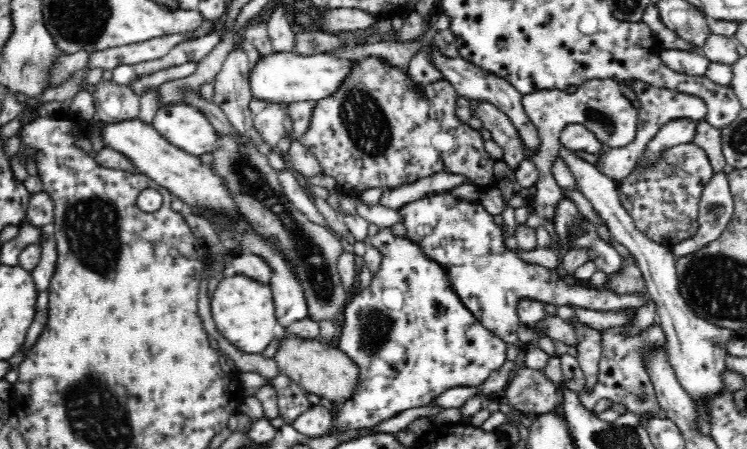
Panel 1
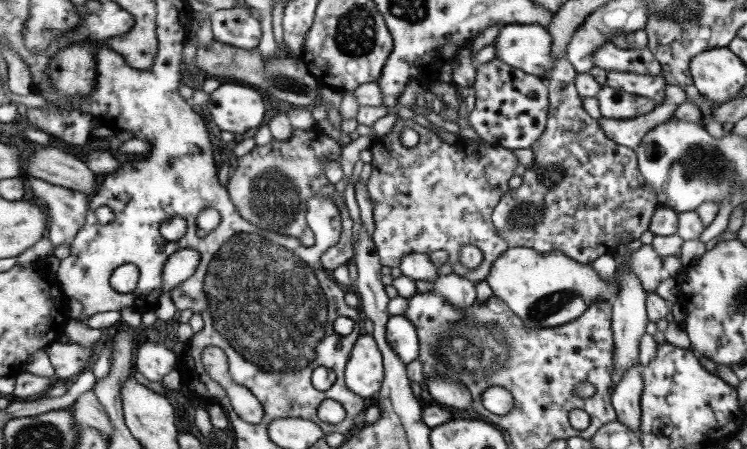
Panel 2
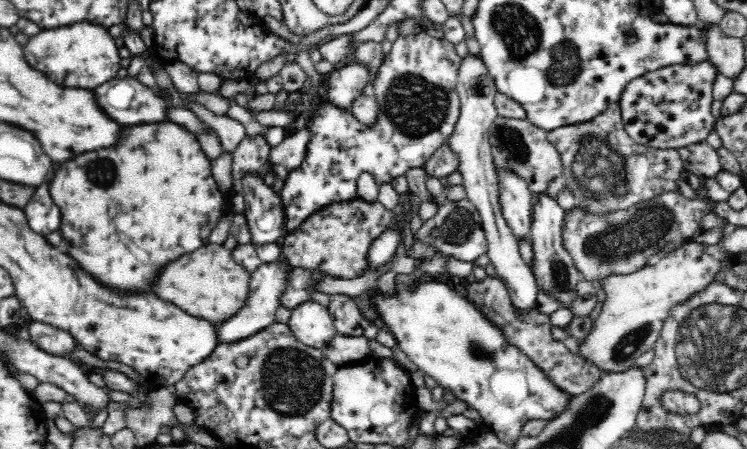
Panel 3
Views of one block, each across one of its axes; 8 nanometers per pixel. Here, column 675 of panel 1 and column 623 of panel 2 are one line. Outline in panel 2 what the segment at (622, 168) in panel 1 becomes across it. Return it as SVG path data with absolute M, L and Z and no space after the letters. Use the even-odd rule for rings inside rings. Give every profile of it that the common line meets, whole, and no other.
M603 86L595 96L595 100L599 102L601 118L611 118L611 120L631 120L655 110L657 106L647 98L631 96L627 92L619 92L609 86Z

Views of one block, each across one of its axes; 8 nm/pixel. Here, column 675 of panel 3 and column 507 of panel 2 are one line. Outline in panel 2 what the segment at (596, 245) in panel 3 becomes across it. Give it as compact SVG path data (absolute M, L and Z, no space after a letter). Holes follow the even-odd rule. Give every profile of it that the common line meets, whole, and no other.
M559 56L549 80L545 80L549 90L549 114L543 136L539 136L529 148L535 156L533 164L521 176L521 186L507 190L501 196L491 212L491 222L495 234L503 238L509 248L531 248L543 256L549 252L563 252L581 264L591 264L603 254L615 256L621 246L637 246L637 240L651 230L651 224L655 224L659 202L653 188L643 182L637 172L635 150L607 138L599 120L583 110L583 98L575 90L575 76L571 64Z

